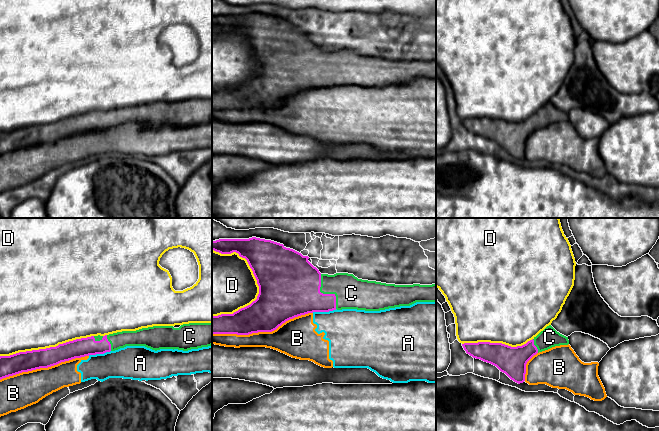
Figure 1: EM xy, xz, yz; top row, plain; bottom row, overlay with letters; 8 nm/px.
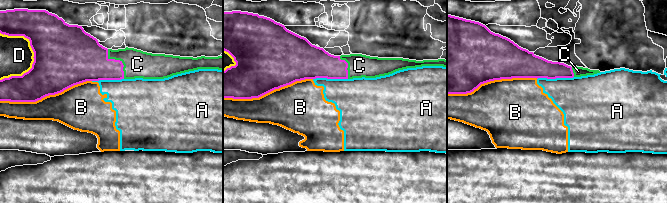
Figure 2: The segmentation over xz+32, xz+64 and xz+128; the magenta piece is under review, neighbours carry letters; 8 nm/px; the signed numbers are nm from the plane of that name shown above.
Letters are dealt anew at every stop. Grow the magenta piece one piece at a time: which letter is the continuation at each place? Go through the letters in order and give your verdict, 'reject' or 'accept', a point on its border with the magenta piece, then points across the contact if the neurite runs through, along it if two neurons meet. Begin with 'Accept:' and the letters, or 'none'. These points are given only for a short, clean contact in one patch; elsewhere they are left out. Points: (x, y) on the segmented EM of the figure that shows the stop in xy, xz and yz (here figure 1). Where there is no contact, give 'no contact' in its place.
Accept: C
A: reject; meets magenta in xz at (324, 311); border along xz (336, 309), (312, 312)
B: reject; meets magenta in xz at (262, 331)
C: accept; meets magenta in xz at (325, 294)
D: reject; meets magenta in xz at (253, 273)

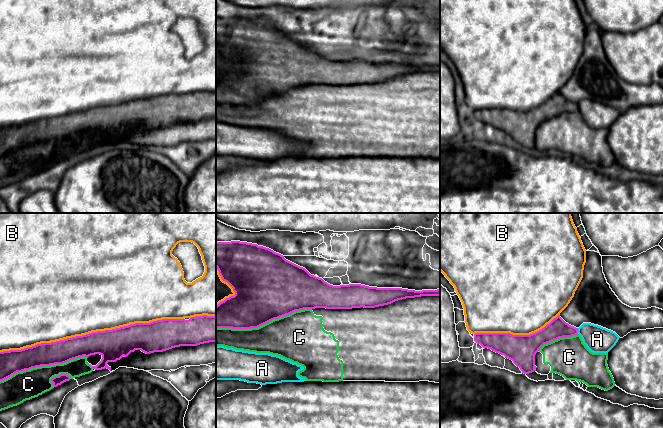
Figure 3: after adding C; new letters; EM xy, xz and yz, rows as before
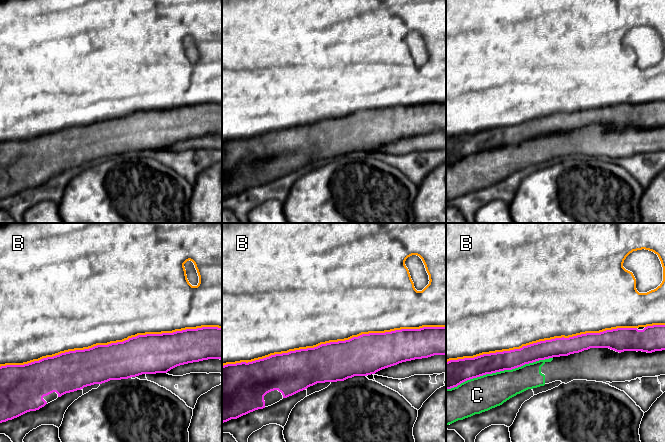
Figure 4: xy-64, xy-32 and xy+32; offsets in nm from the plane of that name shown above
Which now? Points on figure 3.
Accept: none
A: reject; meets magenta in yz at (577, 331)
B: reject; meets magenta in xy at (92, 332)
C: reject; meets magenta in xz at (263, 324)

